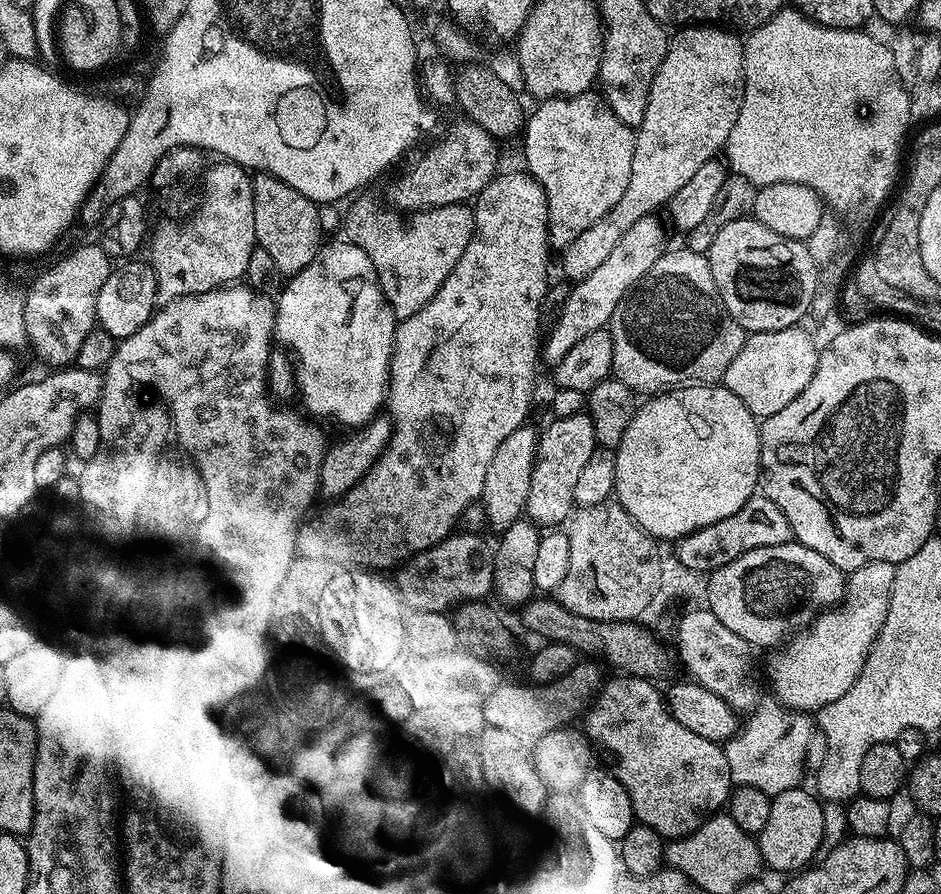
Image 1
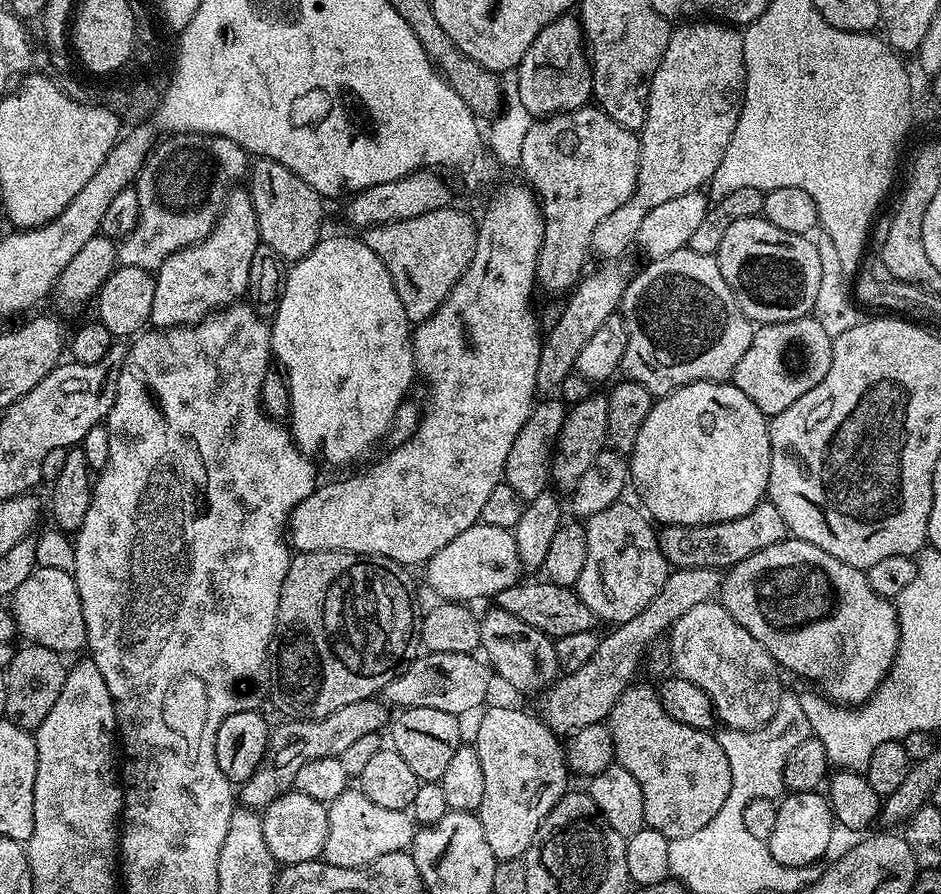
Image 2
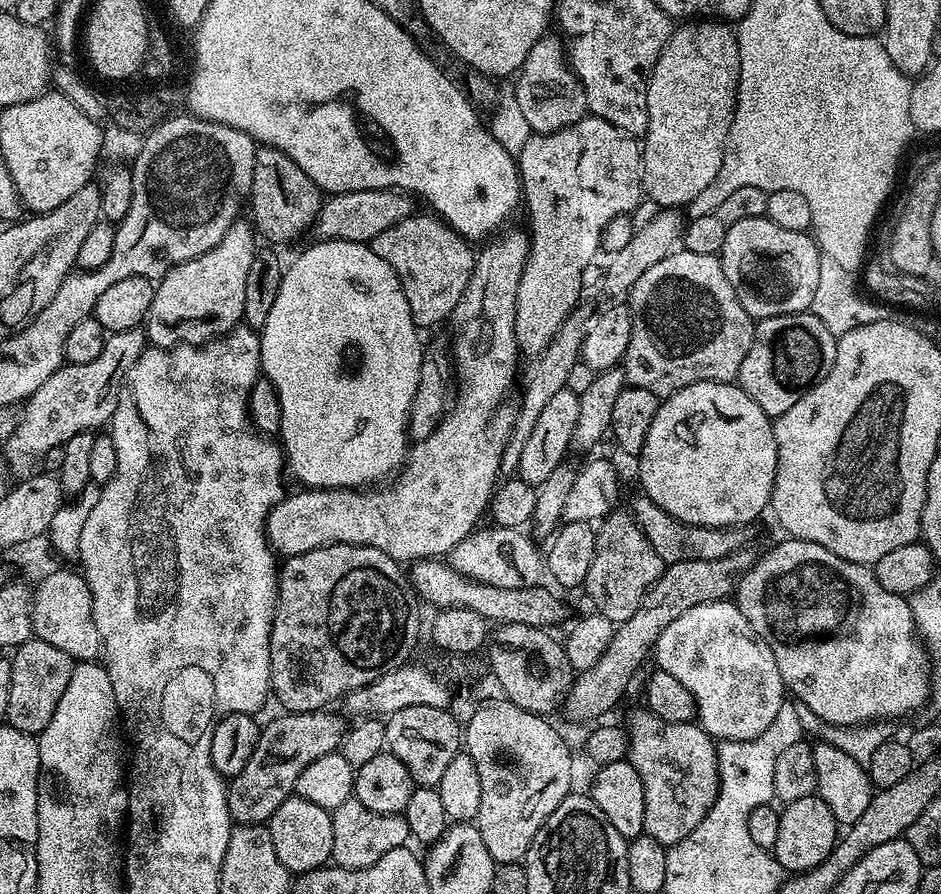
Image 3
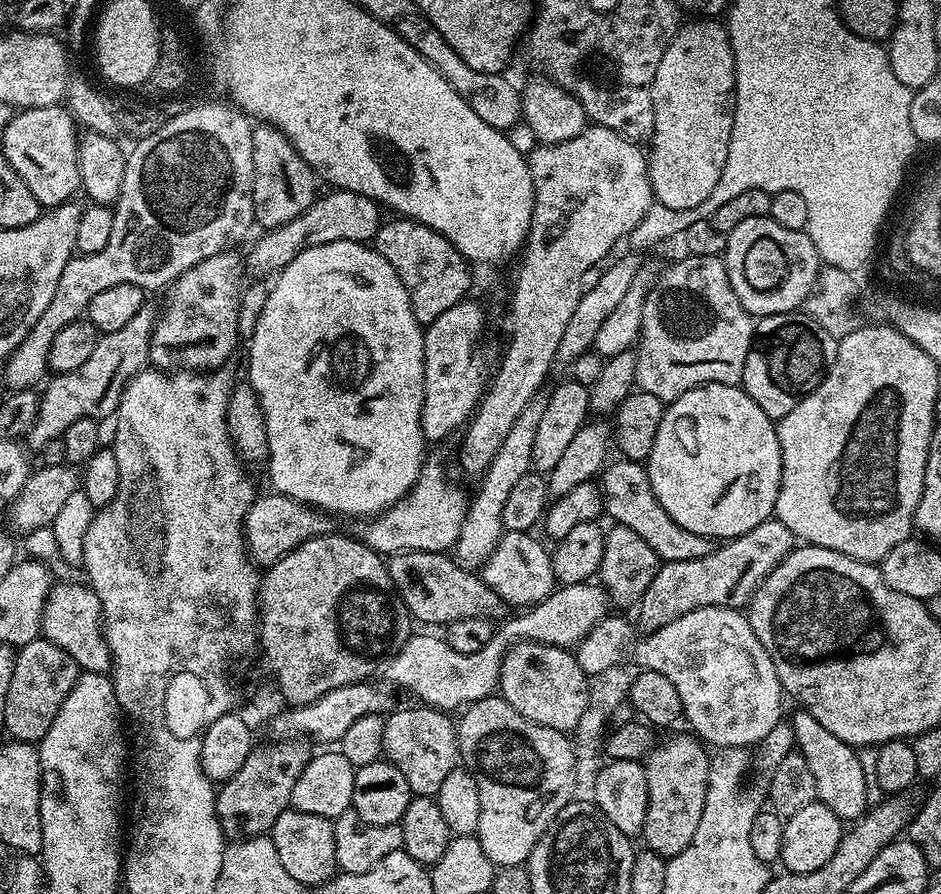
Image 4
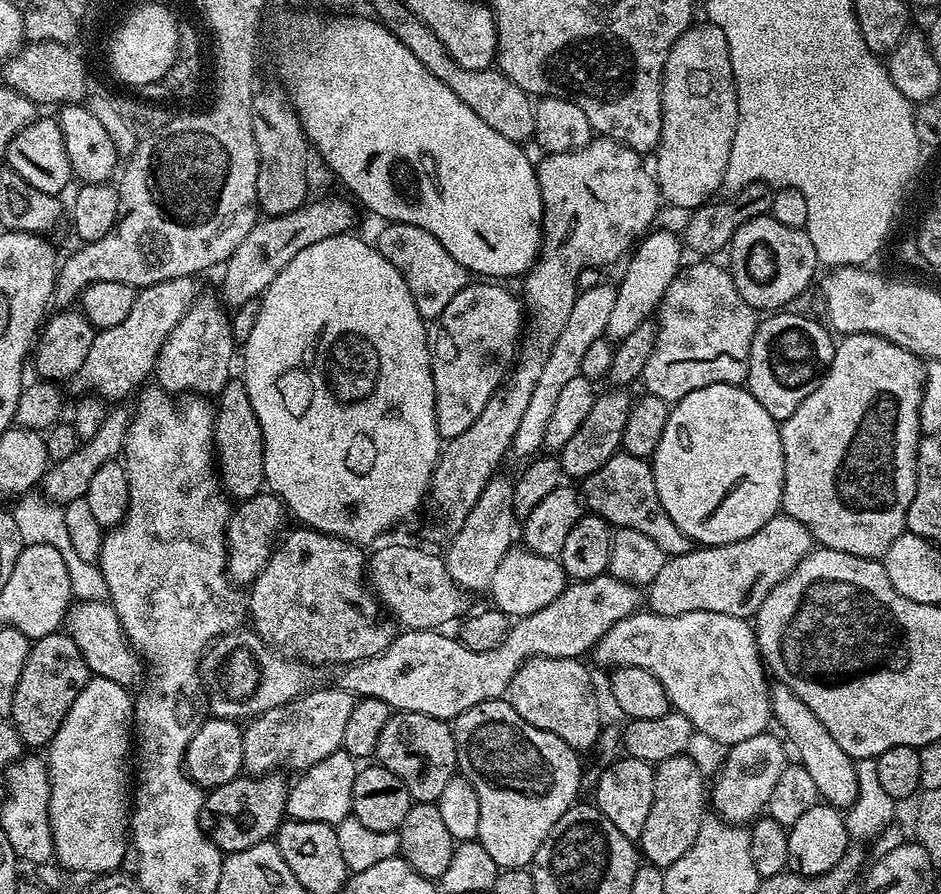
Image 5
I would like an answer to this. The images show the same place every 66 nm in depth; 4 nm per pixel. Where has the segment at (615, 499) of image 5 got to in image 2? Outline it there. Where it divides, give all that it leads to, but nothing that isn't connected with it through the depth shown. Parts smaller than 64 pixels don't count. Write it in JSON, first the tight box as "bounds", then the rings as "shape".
{"bounds":[658,502,790,570],"shape":[[[761,502],[750,510],[750,514],[742,514],[742,518],[730,518],[717,524],[665,524],[659,529],[658,539],[662,554],[668,559],[673,569],[678,568],[714,568],[727,570],[738,562],[750,558],[750,554],[758,554],[758,550],[766,550],[766,546],[774,546],[778,542],[789,539],[790,533],[786,522],[782,522],[782,514],[767,502]]]}

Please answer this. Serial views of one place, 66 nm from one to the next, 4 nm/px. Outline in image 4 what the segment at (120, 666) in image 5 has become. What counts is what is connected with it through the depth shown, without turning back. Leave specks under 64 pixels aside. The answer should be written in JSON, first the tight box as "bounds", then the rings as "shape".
{"bounds":[40,582,112,673],"shape":[[[84,582],[53,583],[42,614],[40,631],[43,639],[62,646],[70,658],[83,671],[107,673],[112,666],[112,655],[104,637],[104,626],[100,614],[98,594]]]}

